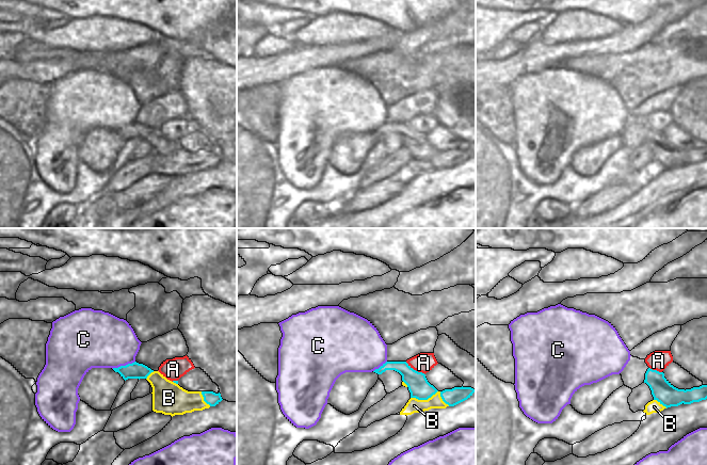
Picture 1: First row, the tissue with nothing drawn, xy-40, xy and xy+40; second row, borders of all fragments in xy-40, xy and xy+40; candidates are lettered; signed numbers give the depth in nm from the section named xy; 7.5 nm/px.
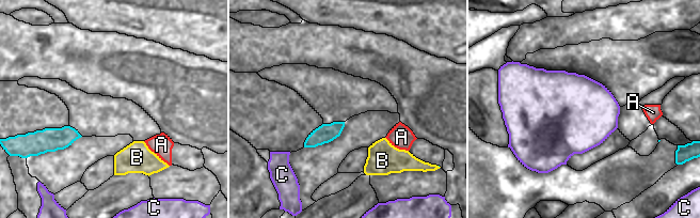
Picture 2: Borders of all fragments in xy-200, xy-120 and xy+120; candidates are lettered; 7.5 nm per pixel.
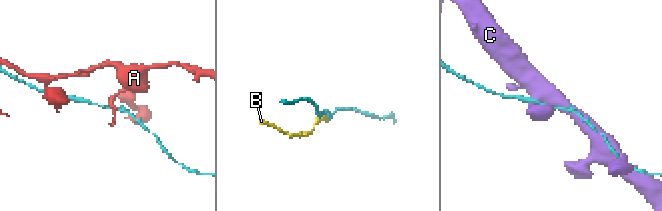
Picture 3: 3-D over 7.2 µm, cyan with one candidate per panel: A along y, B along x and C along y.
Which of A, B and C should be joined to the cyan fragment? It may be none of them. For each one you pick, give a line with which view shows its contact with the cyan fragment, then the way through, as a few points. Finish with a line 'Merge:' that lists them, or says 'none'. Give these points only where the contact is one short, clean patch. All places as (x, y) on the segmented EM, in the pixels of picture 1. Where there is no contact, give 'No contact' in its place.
Merge: none.

